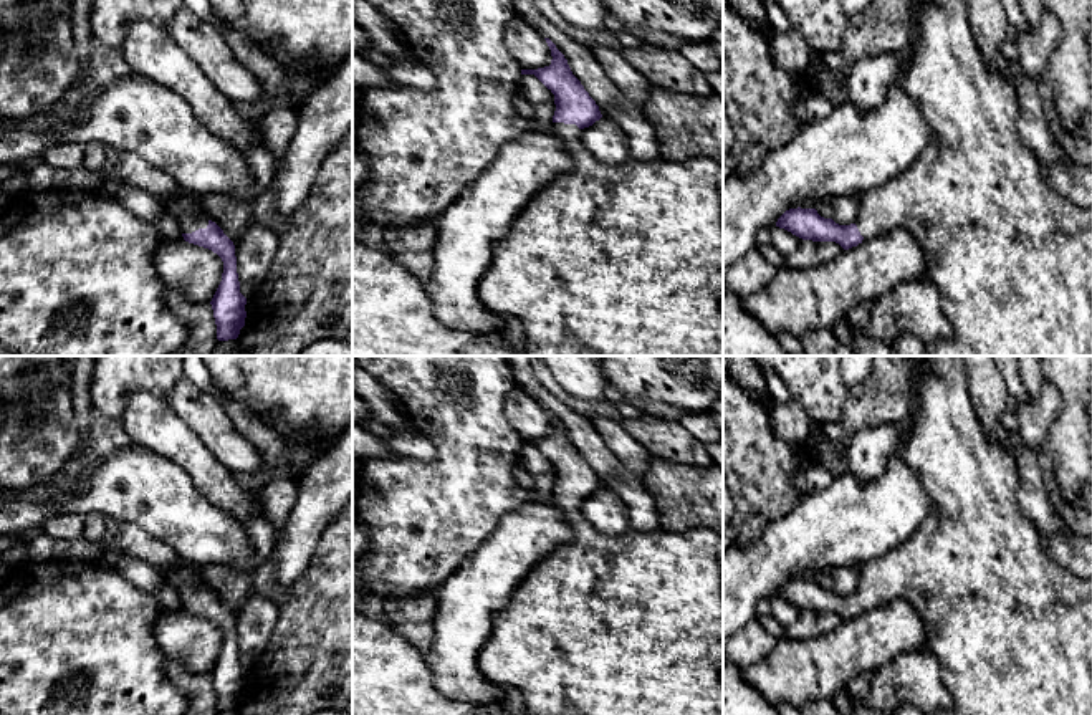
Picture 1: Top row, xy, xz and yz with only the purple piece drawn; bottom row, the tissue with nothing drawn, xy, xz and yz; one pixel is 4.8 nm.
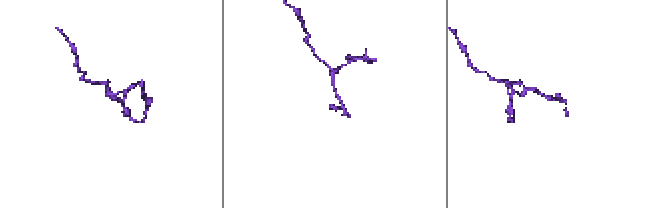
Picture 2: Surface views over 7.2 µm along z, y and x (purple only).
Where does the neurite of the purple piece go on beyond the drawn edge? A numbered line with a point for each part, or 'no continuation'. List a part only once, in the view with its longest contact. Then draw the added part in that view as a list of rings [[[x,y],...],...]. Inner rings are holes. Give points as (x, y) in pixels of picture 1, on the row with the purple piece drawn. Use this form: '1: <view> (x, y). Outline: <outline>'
1: xy (184, 207). Outline: [[[179,190],[172,197],[164,199],[162,204],[164,209],[177,218],[182,233],[192,233],[199,228],[207,228],[208,217],[200,212],[197,197]]]

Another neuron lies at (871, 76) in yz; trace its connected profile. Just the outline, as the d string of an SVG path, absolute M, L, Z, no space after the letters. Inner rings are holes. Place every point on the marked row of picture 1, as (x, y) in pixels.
M882 53L852 65L847 79L849 101L864 113L875 111L887 98L900 68L900 56Z

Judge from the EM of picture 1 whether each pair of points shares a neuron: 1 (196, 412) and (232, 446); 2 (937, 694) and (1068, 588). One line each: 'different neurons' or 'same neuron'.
1: same neuron
2: different neurons

